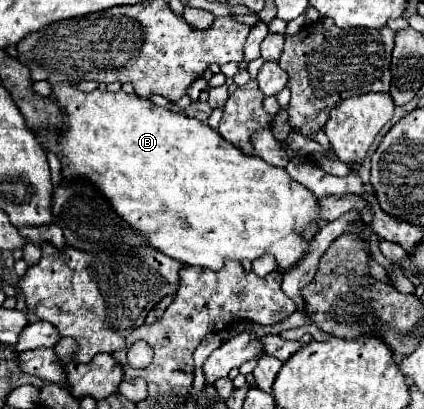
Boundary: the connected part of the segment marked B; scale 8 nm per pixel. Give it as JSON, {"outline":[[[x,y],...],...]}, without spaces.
{"outline":[[[54,85],[54,99],[60,101],[60,105],[64,105],[64,111],[68,113],[68,119],[66,119],[68,129],[66,129],[66,133],[64,133],[64,137],[60,141],[54,141],[54,137],[36,133],[42,147],[46,151],[54,151],[60,157],[64,177],[88,177],[88,181],[92,181],[104,193],[104,197],[108,197],[108,201],[116,209],[116,213],[126,223],[130,223],[132,229],[144,233],[148,237],[150,245],[156,247],[158,251],[162,251],[164,255],[168,255],[168,257],[172,257],[172,259],[176,259],[176,261],[180,261],[184,265],[196,265],[196,267],[204,267],[204,269],[212,269],[212,271],[224,267],[224,261],[230,261],[230,259],[238,261],[238,263],[242,263],[242,261],[252,263],[262,255],[272,255],[282,273],[292,269],[296,263],[300,263],[300,259],[304,259],[308,255],[310,241],[304,239],[300,229],[304,229],[304,225],[318,225],[318,223],[322,225],[318,197],[312,191],[308,191],[304,185],[296,183],[294,179],[288,179],[286,169],[268,165],[258,155],[248,157],[246,153],[242,153],[242,149],[236,149],[236,145],[228,143],[220,133],[216,133],[212,127],[198,121],[196,117],[188,117],[188,115],[182,115],[182,113],[168,111],[164,107],[154,105],[148,99],[140,99],[138,95],[128,95],[124,91],[110,93],[110,91],[100,91],[100,89],[96,89],[92,93],[84,93],[84,91],[78,91],[74,85]]]}

